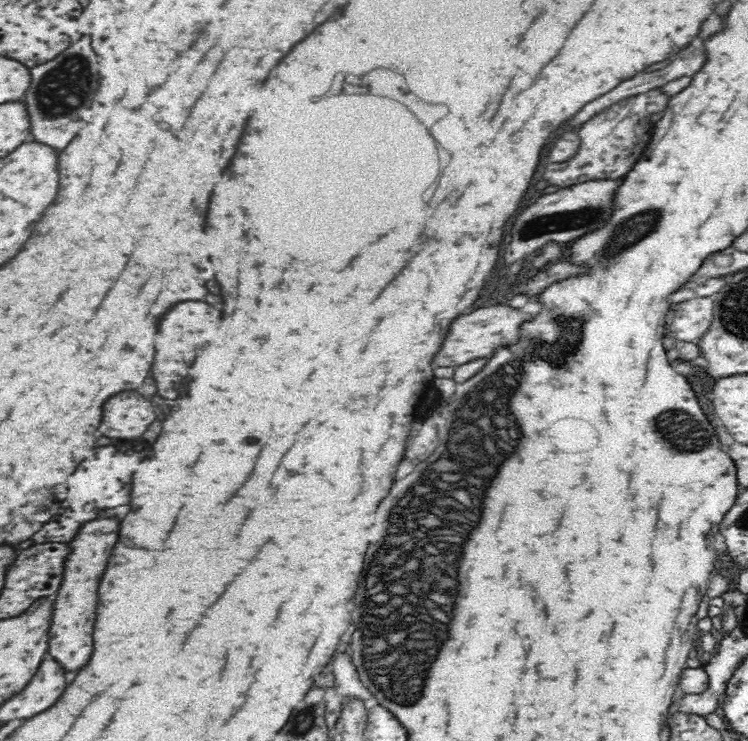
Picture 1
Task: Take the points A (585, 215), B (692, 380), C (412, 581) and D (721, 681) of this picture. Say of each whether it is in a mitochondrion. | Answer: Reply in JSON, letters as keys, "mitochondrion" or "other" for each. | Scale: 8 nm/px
{"A":"mitochondrion","B":"other","C":"mitochondrion","D":"other"}

